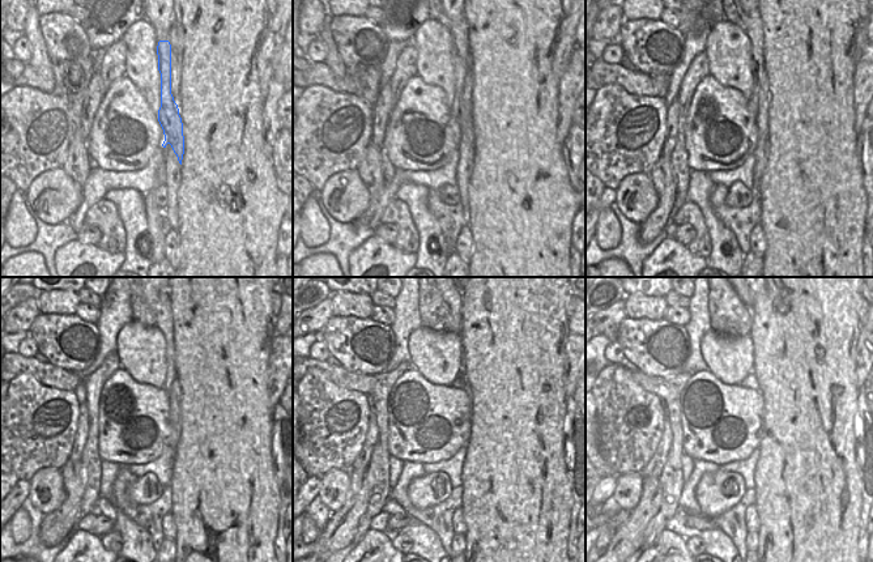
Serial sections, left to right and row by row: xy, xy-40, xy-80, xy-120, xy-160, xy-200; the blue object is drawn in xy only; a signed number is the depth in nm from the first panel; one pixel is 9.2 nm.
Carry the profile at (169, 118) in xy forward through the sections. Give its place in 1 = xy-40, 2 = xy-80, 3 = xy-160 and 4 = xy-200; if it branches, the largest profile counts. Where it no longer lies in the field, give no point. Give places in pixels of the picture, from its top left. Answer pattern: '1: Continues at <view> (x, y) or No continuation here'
1: Continues at xy-40 (459, 29)
2: Continues at xy-80 (750, 24)
3: Continues at xy-160 (454, 303)
4: Continues at xy-200 (748, 303)

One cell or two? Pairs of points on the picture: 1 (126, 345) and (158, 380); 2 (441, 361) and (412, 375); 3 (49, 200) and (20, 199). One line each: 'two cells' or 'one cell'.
1: one cell
2: two cells
3: two cells

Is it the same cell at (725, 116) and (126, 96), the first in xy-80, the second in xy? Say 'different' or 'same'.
same

